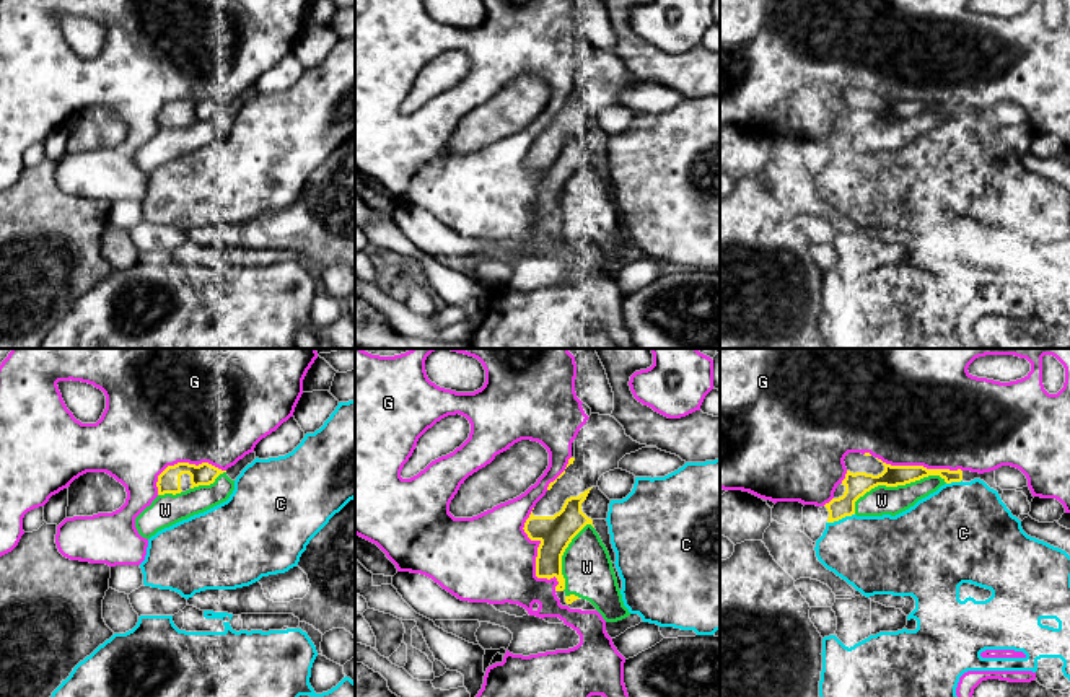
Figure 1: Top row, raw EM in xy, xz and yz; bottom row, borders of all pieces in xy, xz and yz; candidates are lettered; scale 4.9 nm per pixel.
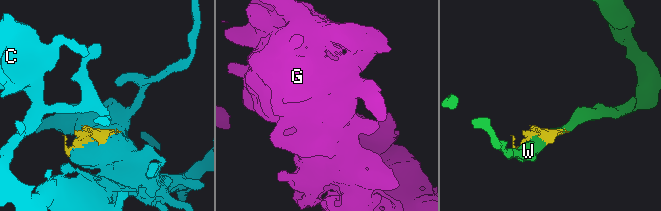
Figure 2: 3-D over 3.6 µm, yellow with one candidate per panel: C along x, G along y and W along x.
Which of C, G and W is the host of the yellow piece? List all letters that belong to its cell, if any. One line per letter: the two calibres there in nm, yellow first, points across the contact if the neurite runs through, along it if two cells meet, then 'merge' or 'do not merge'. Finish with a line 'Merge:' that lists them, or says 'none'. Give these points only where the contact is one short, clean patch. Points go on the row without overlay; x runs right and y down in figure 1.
C: calibres 120 and 380 nm; do not merge
G: calibres 170 and 440 nm; do not merge
W: calibres 120 and 140 nm; do not merge
Merge: none

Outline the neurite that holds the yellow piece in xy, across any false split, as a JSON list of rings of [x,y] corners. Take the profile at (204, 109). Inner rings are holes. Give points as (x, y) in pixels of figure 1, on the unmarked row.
[[[178,98],[174,101],[168,101],[158,111],[158,130],[176,130],[199,121],[210,121],[223,107],[226,106],[221,106],[208,98],[202,98],[199,101],[189,98]]]

